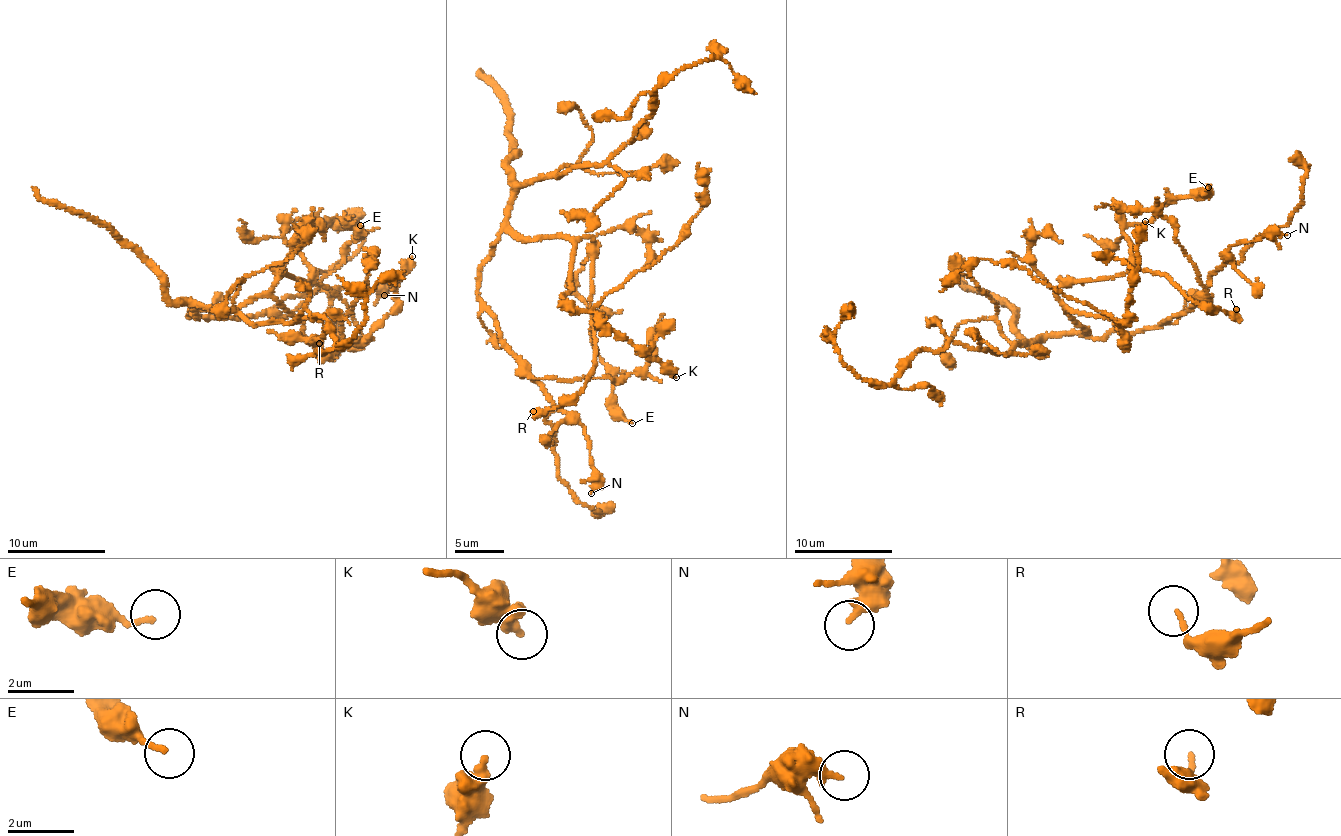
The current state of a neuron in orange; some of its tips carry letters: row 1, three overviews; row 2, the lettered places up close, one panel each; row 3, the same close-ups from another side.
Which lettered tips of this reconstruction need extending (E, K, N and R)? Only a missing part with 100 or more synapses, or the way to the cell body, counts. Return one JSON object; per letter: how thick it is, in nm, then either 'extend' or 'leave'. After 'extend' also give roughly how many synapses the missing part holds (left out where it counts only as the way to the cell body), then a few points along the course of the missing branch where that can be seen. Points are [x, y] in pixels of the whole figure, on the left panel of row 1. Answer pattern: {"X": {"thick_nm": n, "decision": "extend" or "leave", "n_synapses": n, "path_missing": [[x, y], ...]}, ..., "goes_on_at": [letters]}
{"E": {"thick_nm": 160, "decision": "leave"}, "K": {"thick_nm": 360, "decision": "leave"}, "N": {"thick_nm": 280, "decision": "leave"}, "R": {"thick_nm": 140, "decision": "leave"}, "goes_on_at": []}

